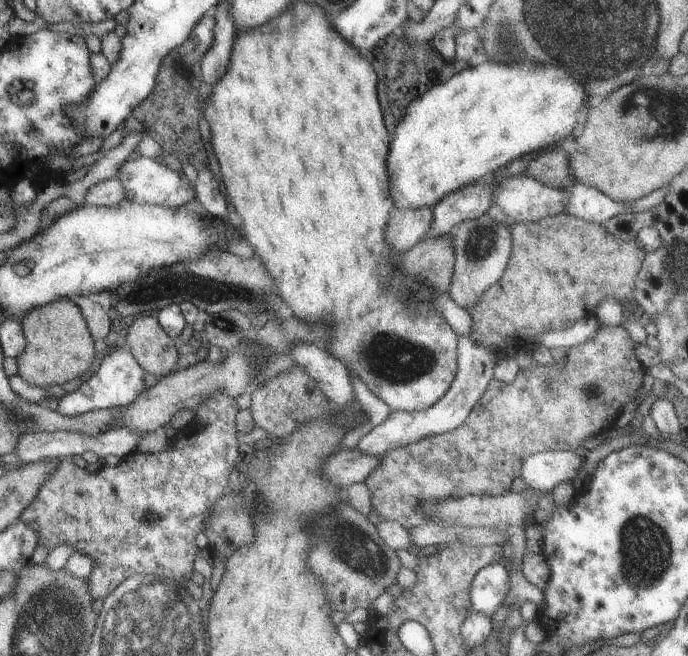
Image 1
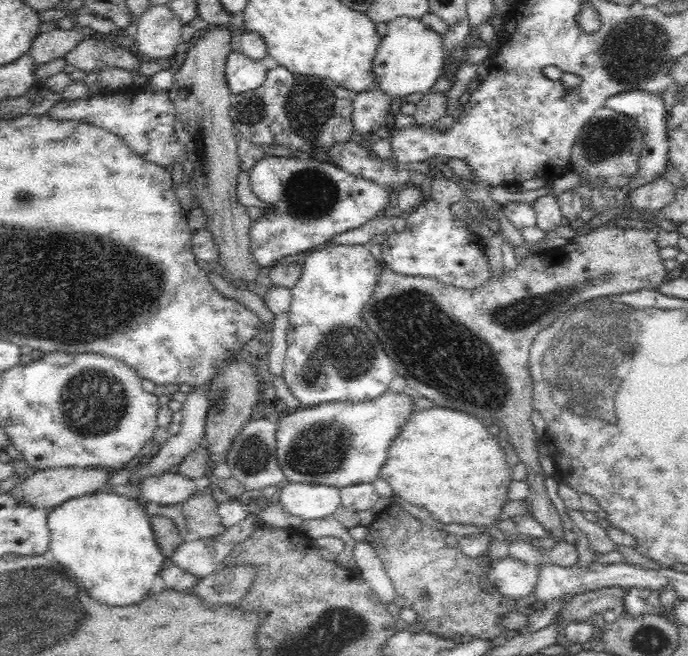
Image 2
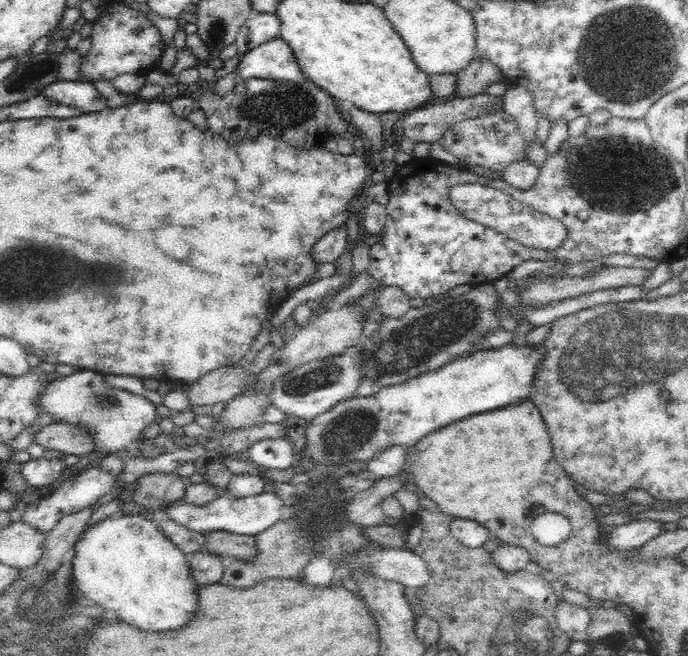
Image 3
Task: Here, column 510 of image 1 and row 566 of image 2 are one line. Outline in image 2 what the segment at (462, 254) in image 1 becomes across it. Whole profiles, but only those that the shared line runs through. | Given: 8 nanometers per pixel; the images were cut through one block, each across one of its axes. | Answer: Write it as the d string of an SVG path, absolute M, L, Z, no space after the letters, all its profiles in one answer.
M252 565L223 566L214 573L198 579L192 590L206 606L234 604L244 596L244 592L248 592L248 584L252 584L254 576L256 567Z

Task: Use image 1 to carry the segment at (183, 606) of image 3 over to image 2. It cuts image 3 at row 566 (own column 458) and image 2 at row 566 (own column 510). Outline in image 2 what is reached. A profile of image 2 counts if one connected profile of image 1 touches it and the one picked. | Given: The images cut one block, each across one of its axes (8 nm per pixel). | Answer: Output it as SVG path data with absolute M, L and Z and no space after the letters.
M103 490L64 500L62 504L48 509L48 554L65 567L96 602L108 606L128 606L132 602L140 602L140 598L144 598L149 591L157 587L158 572L165 561L156 545L151 521L144 516L142 510L143 507L136 499L130 500L125 495Z

